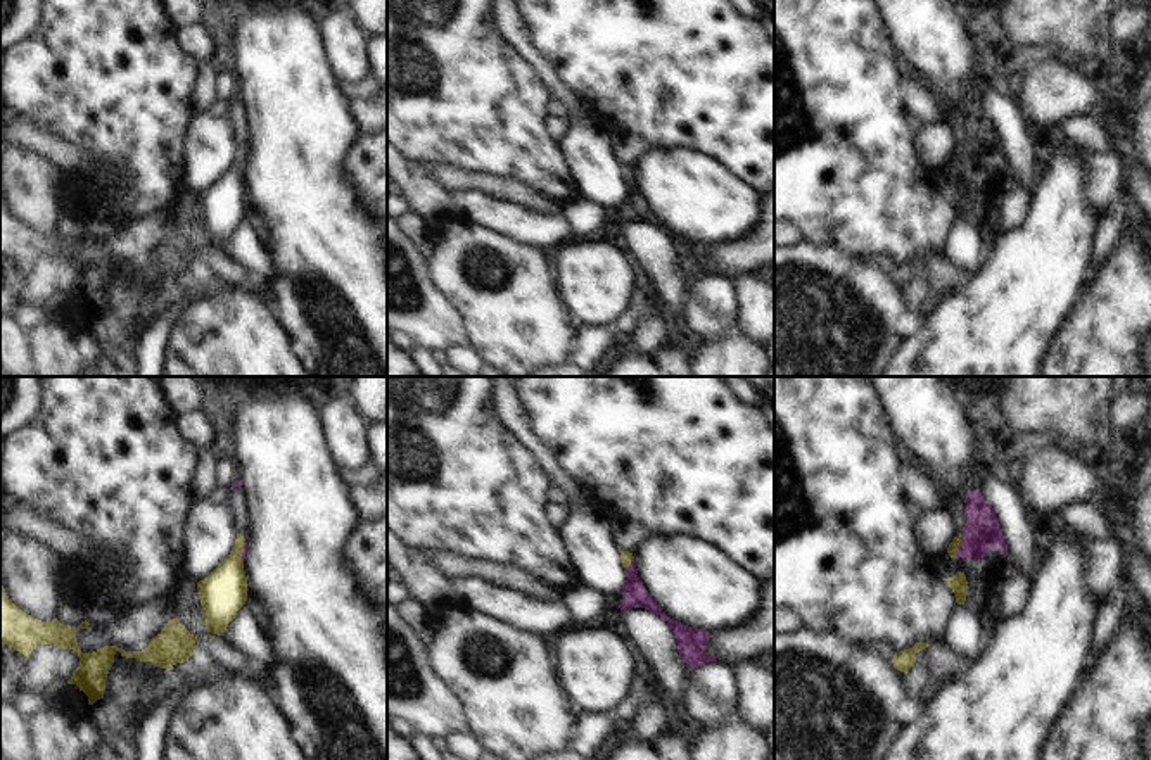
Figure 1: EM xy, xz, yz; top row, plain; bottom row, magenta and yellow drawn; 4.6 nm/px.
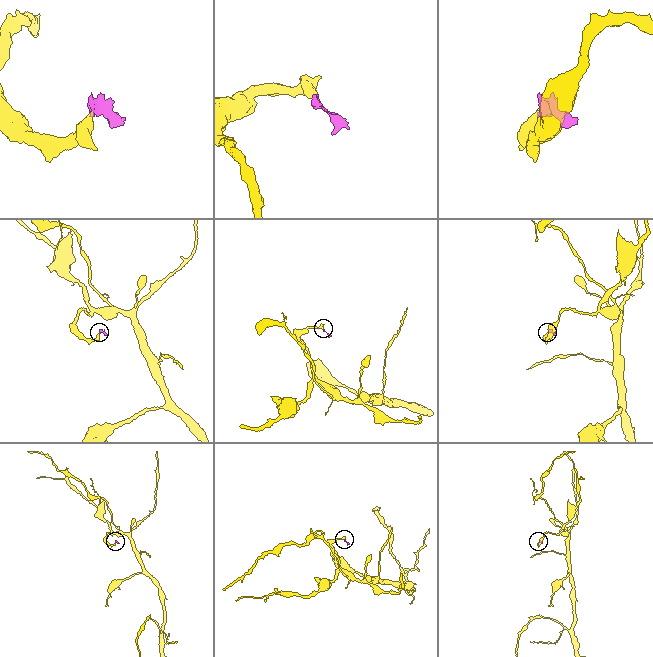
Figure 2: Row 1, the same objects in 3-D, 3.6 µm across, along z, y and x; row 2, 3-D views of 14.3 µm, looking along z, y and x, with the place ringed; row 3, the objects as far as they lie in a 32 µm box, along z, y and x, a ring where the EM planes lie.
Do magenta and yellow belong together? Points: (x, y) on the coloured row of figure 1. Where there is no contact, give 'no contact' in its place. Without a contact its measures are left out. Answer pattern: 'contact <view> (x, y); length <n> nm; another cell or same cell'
contact yz (958, 548); length 90 nm; same cell

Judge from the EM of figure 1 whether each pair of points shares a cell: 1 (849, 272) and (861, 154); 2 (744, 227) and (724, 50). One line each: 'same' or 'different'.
1: different
2: different

